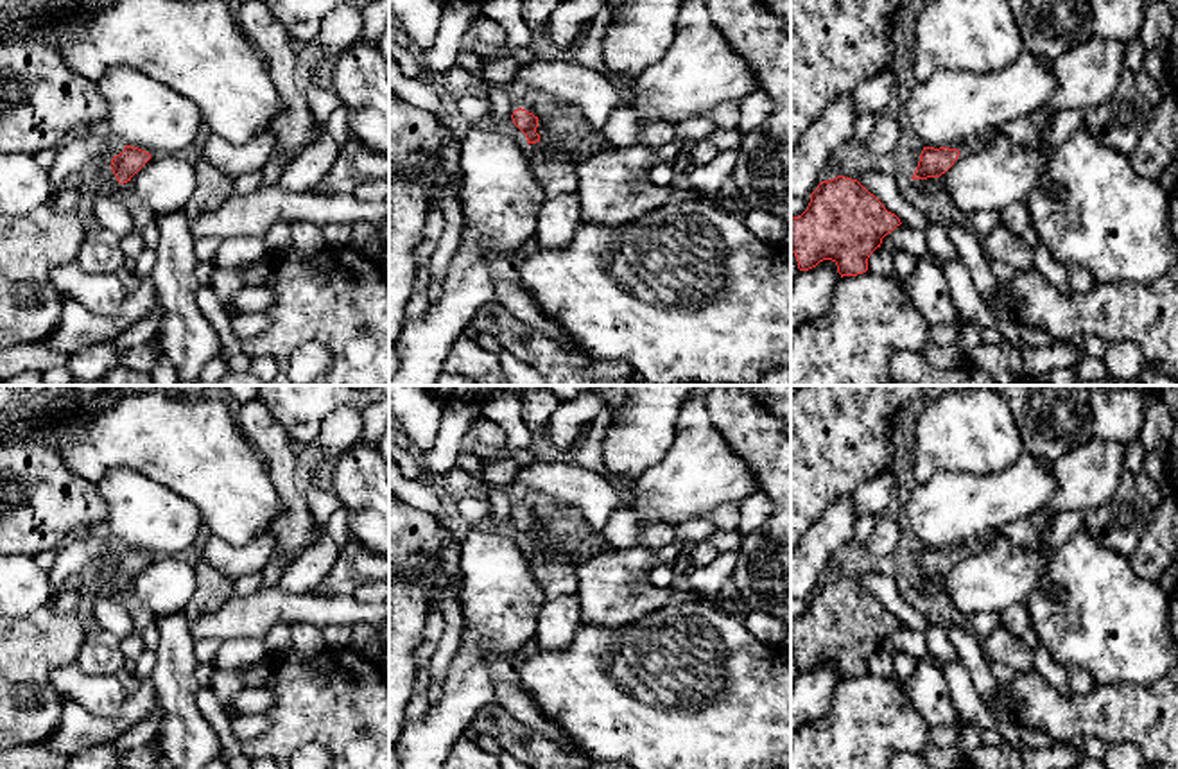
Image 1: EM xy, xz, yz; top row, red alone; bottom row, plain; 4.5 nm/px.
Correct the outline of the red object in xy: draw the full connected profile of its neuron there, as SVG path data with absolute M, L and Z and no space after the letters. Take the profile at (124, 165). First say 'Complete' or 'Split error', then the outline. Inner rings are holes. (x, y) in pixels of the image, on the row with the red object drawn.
Complete. M126 145L124 151L111 160L111 170L120 185L131 181L131 177L151 160L151 154Z

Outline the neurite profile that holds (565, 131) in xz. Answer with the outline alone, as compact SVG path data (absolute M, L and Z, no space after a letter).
M558 102L556 109L538 118L536 133L540 140L527 147L536 158L545 156L567 156L581 160L585 145L590 142L590 134L595 131L586 118L581 106L574 102Z

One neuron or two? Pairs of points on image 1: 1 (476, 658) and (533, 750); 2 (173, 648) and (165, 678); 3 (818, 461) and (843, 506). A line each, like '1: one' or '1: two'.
1: two
2: one
3: two

